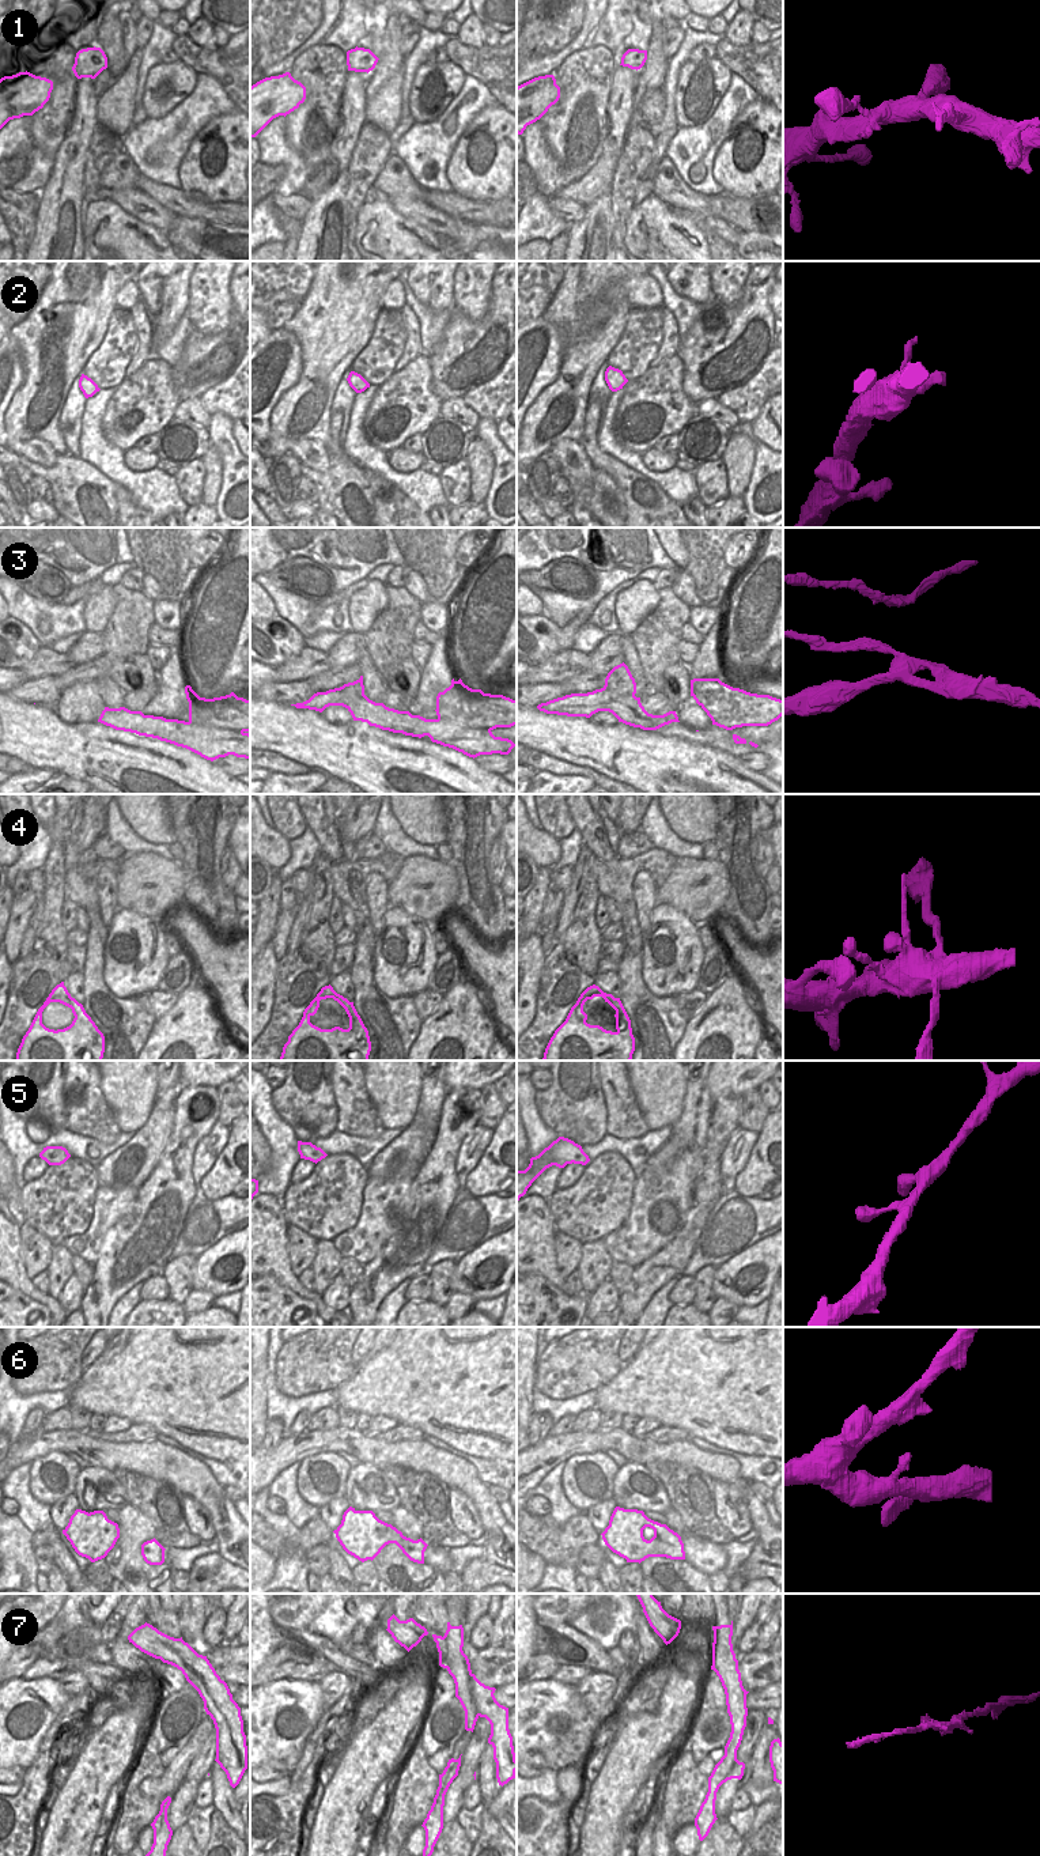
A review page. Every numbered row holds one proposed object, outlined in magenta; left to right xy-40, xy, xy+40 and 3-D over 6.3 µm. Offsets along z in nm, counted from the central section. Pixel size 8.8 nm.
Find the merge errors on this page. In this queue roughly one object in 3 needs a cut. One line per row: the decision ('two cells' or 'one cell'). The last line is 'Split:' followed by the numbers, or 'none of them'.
1: one cell
2: one cell
3: two cells
4: one cell
5: one cell
6: one cell
7: two cells
Split: 3, 7

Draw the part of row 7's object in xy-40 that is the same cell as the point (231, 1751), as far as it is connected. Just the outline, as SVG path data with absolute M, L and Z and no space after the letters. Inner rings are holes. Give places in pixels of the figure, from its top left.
M144 1623L136 1628L129 1636L132 1643L141 1652L160 1659L163 1663L171 1664L182 1671L186 1681L201 1681L207 1690L205 1701L208 1704L209 1716L213 1720L216 1728L216 1762L226 1772L230 1785L235 1788L245 1770L247 1769L247 1746L246 1735L243 1732L243 1720L241 1716L241 1708L232 1700L232 1694L224 1681L216 1674L215 1668L207 1659L207 1656L198 1655L188 1643L182 1638L170 1637L150 1623Z

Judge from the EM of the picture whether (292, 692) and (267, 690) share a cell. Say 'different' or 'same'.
same

